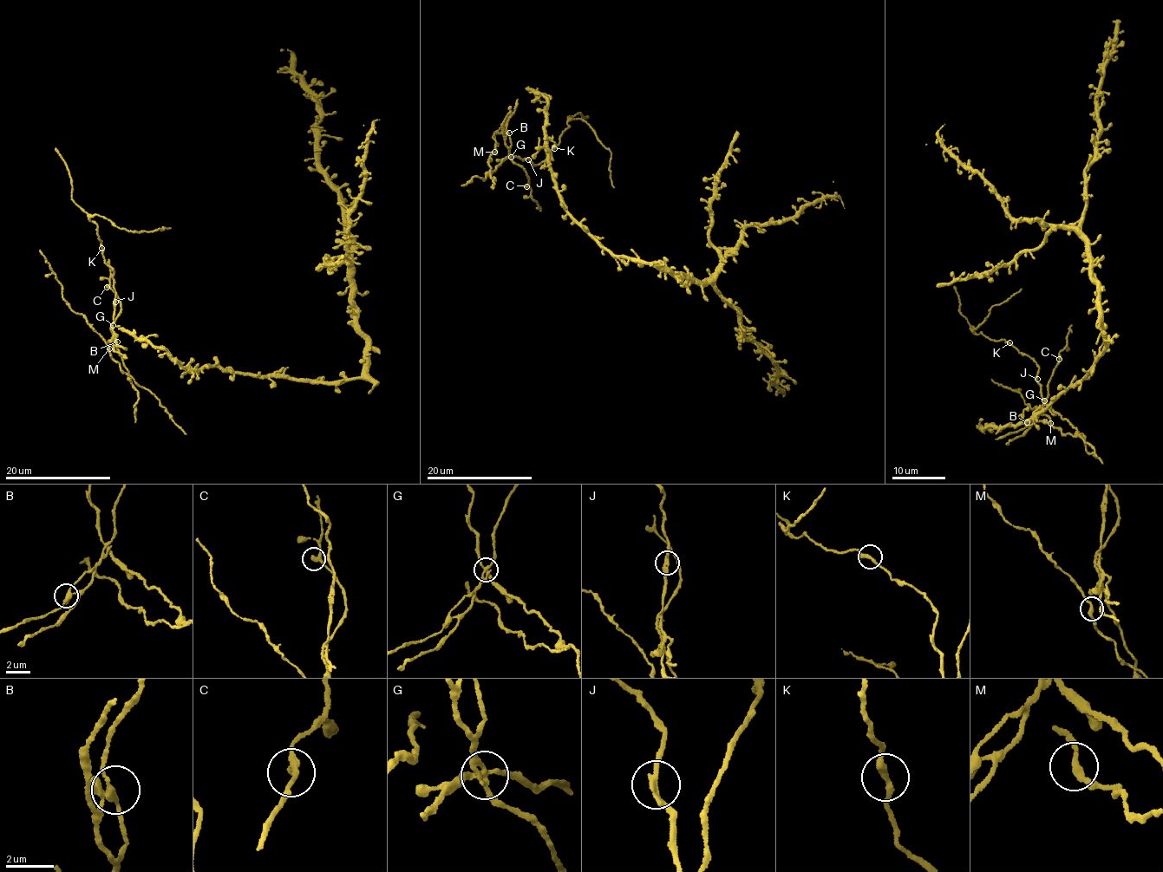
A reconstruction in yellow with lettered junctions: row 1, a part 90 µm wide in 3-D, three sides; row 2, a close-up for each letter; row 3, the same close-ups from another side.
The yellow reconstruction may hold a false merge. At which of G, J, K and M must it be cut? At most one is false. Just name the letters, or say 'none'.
G

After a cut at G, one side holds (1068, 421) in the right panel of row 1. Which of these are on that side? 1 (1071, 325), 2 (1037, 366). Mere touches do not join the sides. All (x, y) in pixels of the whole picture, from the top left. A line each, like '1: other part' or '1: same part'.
1: other part
2: same part

